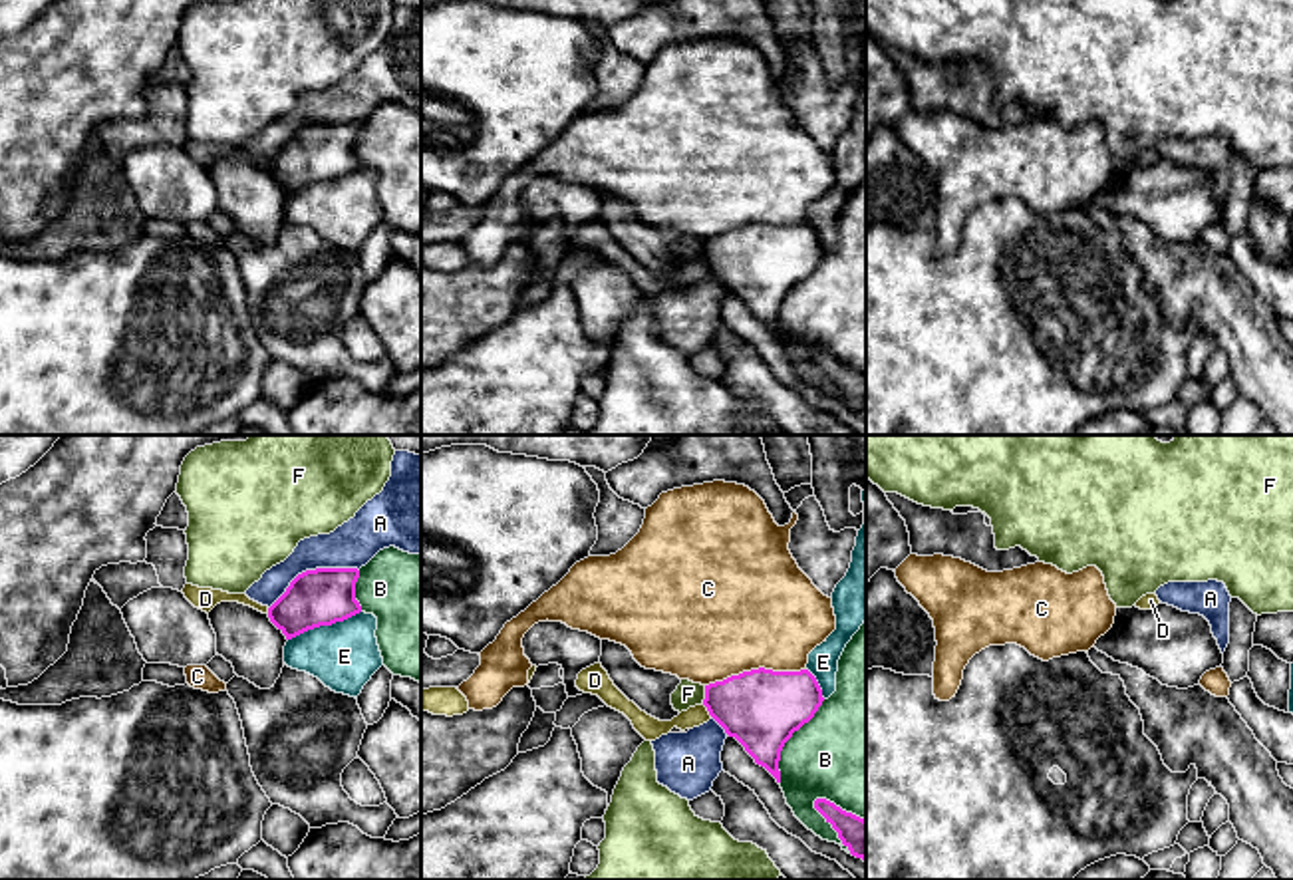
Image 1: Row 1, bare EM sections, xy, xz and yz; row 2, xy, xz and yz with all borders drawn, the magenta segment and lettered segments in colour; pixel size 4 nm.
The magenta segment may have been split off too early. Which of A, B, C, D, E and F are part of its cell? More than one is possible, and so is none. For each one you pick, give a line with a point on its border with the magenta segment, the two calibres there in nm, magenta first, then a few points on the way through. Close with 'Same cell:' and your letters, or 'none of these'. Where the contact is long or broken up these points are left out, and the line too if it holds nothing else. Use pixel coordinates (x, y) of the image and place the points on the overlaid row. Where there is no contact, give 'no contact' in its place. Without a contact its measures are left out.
Same cell: none of these

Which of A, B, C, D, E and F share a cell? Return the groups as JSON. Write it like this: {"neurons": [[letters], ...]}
{"neurons": [["A"], ["B"], ["C"], ["D"], ["E"], ["F"]]}

